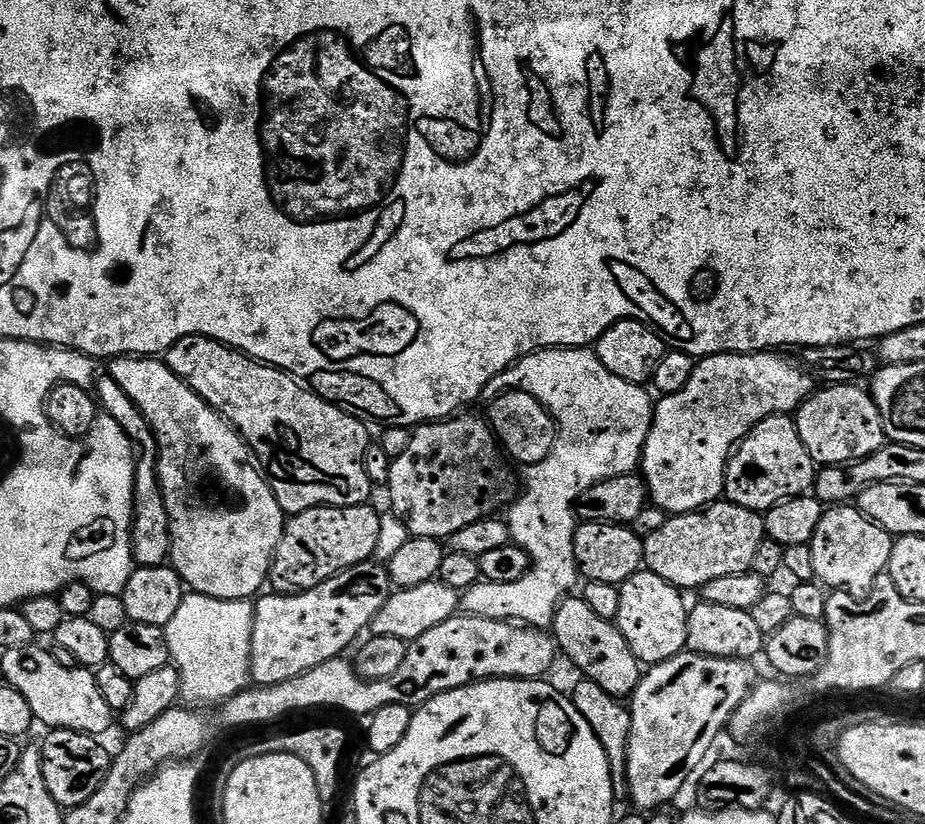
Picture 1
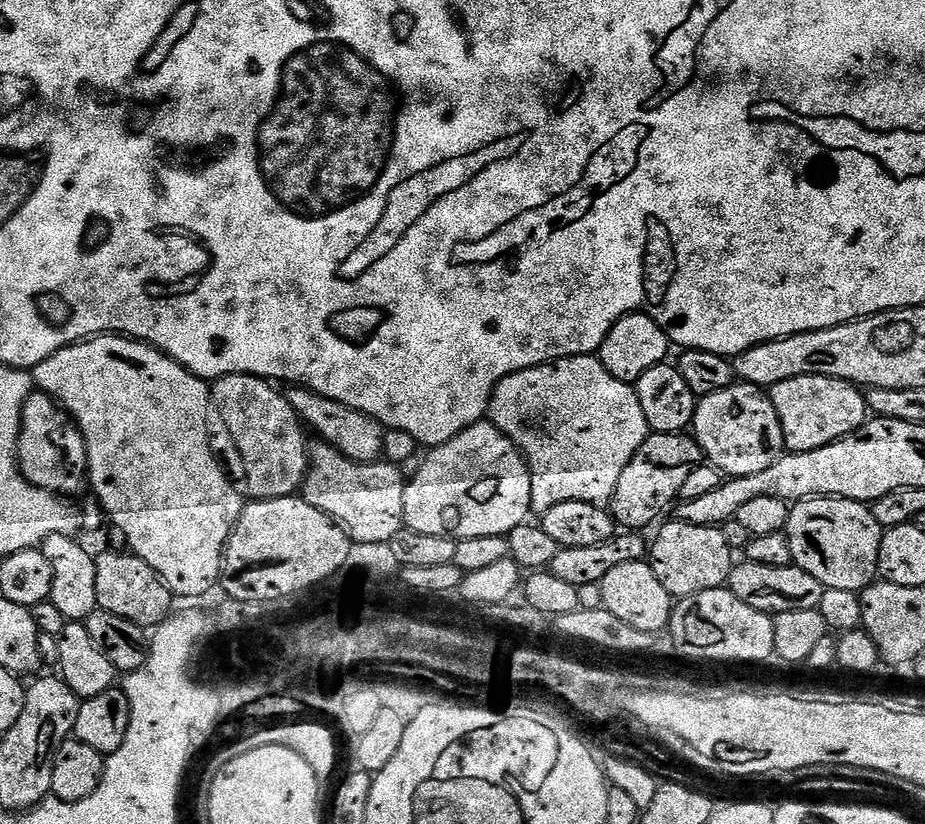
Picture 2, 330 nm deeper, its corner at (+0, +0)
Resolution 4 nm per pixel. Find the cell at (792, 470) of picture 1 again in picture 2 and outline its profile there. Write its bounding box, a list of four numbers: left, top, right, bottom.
[690,382,786,478]

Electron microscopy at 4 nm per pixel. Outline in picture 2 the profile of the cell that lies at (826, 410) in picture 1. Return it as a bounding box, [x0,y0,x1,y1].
[770,376,870,452]

